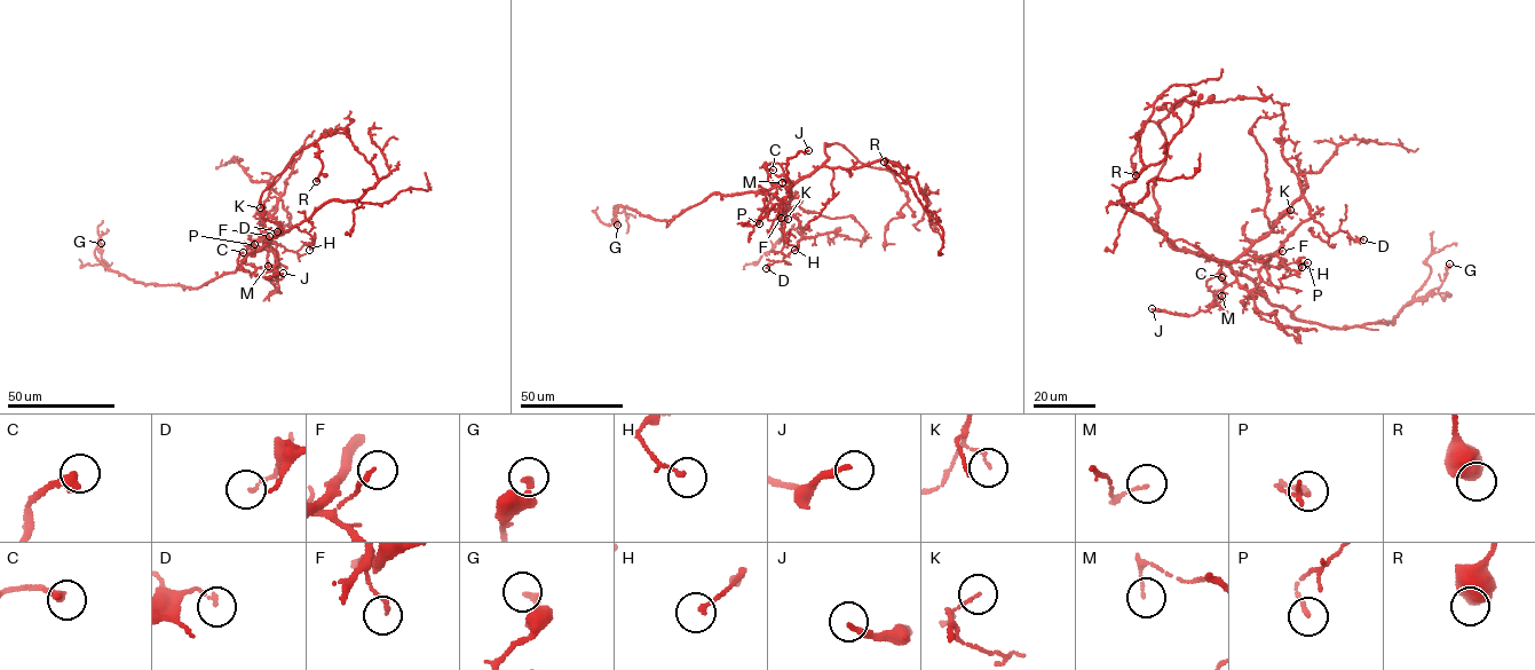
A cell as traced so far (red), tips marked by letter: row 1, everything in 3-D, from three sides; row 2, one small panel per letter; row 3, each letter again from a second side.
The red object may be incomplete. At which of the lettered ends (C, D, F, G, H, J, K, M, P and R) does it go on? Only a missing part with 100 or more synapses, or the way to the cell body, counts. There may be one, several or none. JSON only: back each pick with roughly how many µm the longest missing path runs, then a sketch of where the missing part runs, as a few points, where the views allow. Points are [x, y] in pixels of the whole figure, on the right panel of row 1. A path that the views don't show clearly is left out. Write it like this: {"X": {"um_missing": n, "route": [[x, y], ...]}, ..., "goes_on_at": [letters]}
{"goes_on_at": []}

